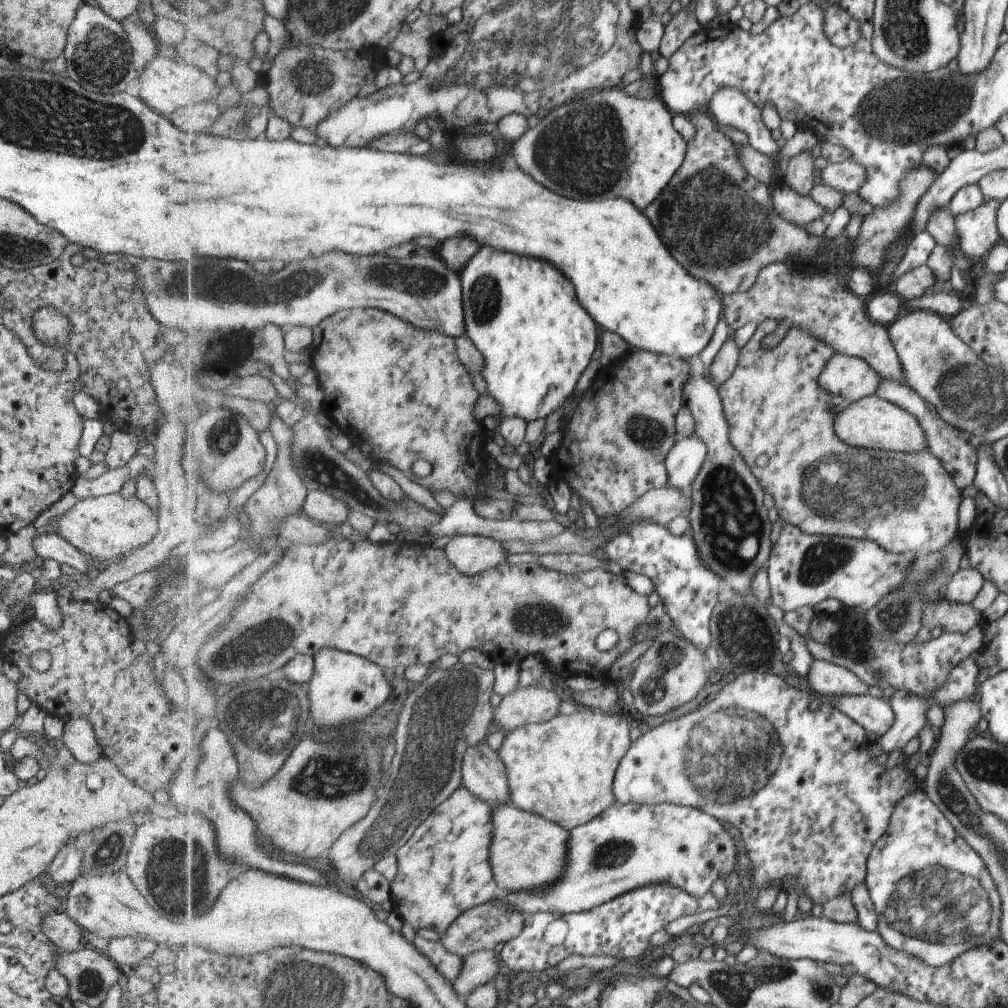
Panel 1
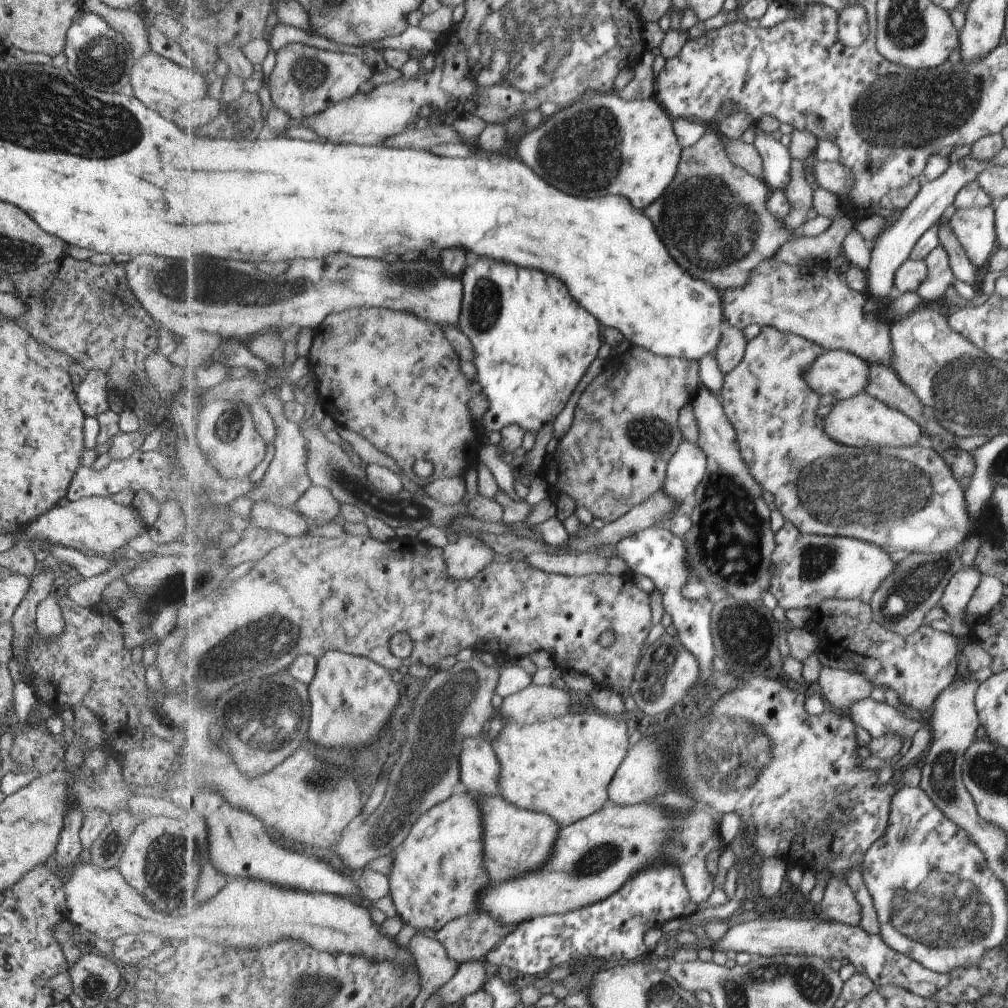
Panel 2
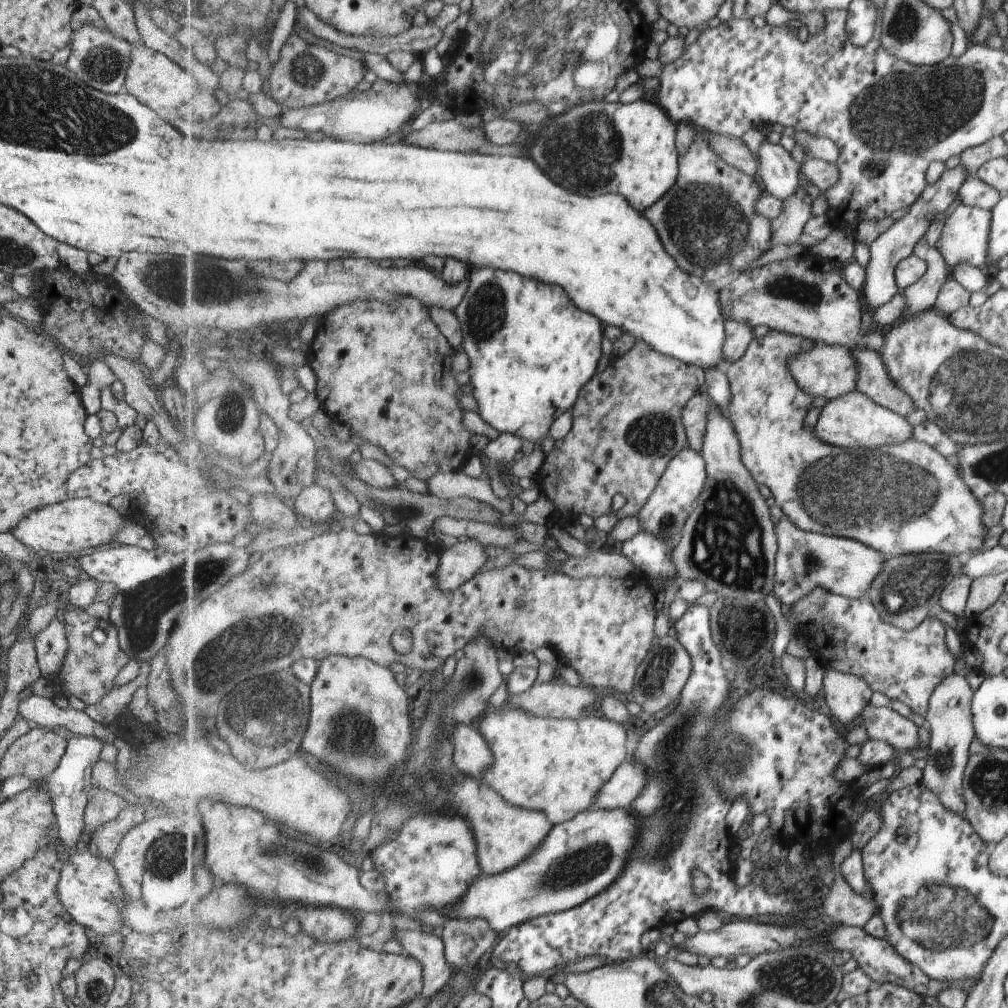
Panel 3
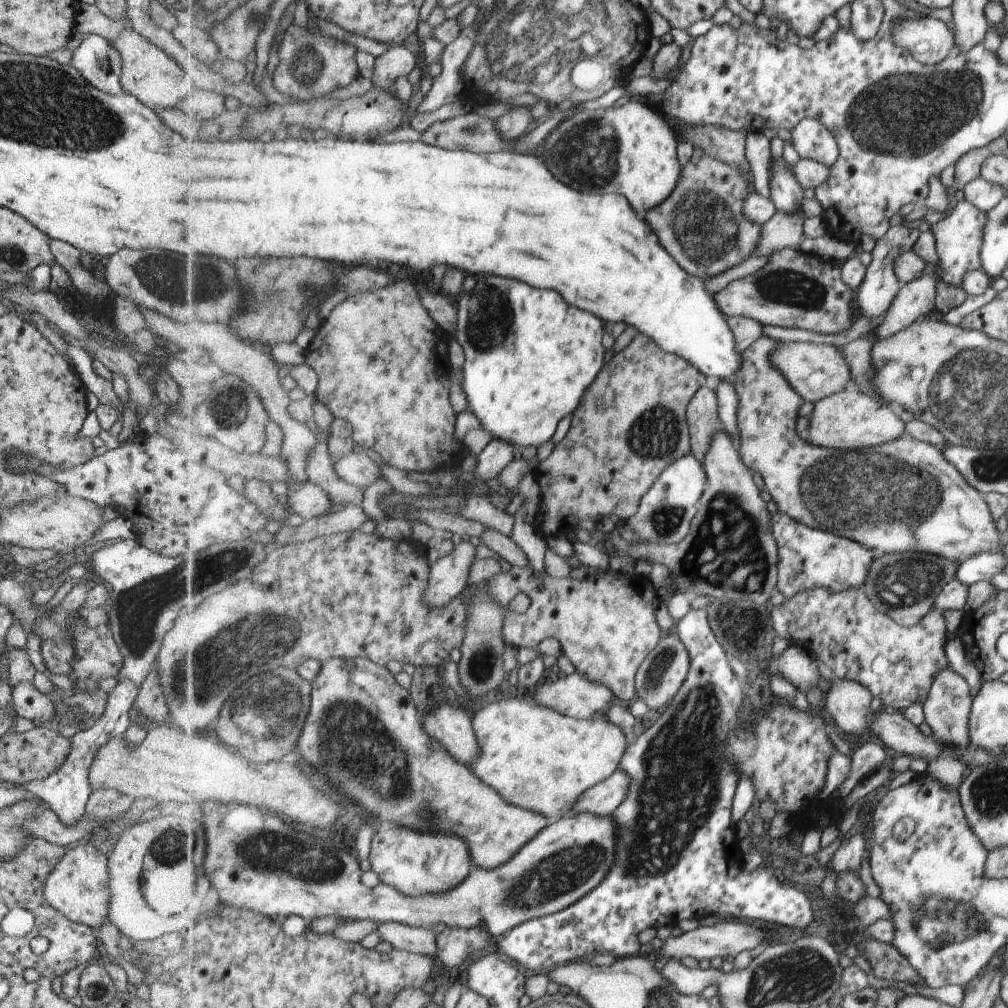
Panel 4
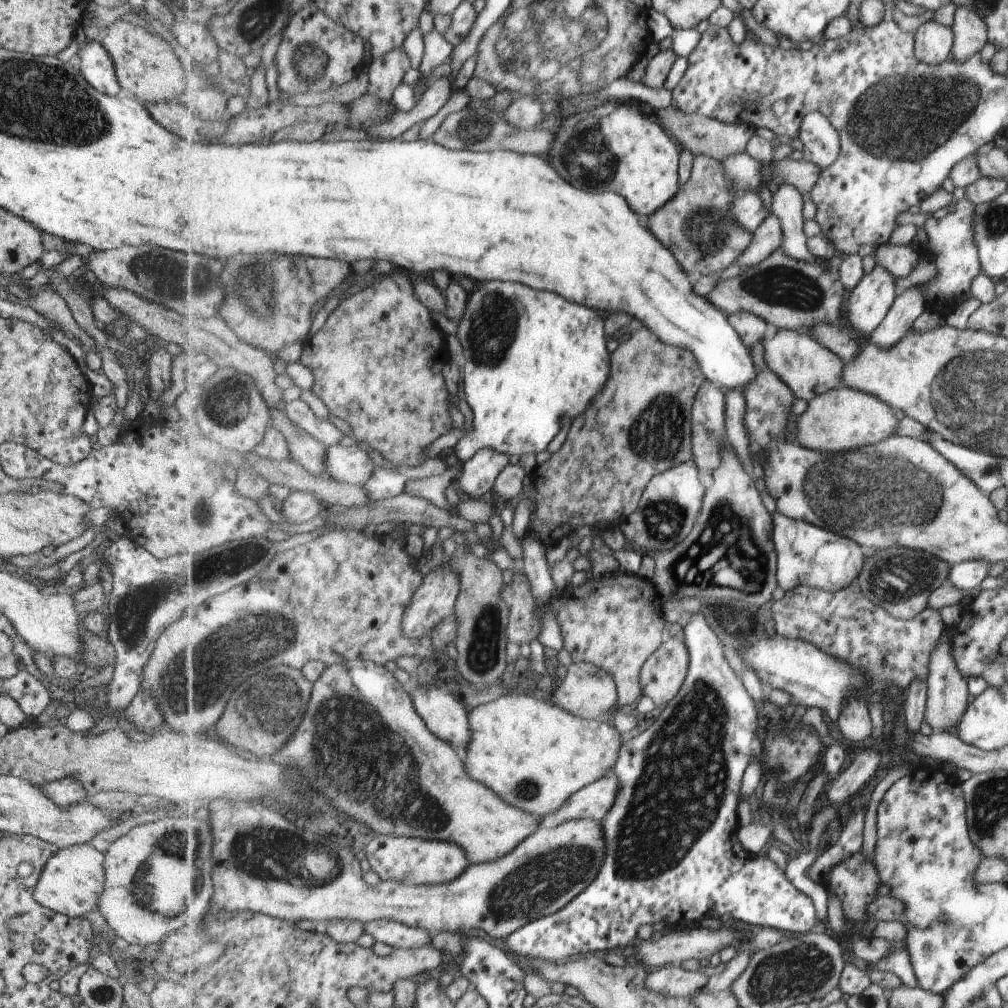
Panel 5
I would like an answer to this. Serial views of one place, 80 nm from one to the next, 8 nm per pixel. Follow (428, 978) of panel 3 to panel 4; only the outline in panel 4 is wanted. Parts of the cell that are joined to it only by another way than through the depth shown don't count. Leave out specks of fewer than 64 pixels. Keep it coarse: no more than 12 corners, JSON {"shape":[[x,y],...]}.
{"shape":[[383,923],[381,941],[434,958],[434,972],[446,977],[438,934],[429,927]]}

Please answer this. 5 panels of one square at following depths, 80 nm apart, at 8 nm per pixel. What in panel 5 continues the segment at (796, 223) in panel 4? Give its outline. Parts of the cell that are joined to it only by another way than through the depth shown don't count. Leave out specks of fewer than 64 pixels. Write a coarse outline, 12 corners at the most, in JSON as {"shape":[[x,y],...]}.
{"shape":[[776,214],[754,232],[737,264],[755,266],[782,248],[784,228]]}

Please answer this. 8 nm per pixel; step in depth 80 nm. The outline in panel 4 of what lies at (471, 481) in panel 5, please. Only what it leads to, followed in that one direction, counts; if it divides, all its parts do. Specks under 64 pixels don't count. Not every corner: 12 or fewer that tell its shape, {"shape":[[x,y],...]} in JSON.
{"shape":[[492,439],[474,475],[494,486],[515,460],[514,444]]}

